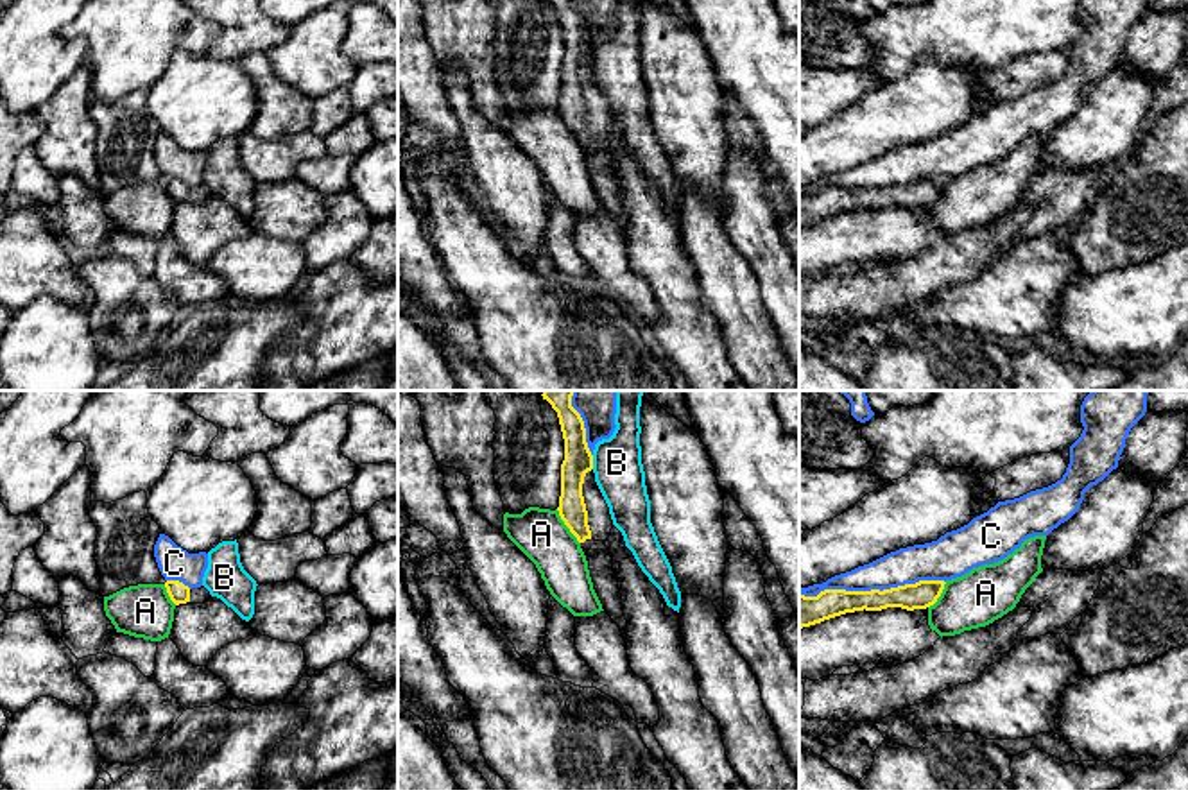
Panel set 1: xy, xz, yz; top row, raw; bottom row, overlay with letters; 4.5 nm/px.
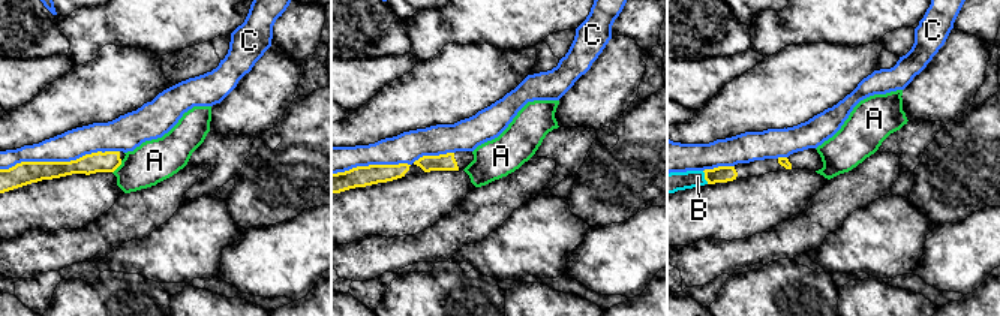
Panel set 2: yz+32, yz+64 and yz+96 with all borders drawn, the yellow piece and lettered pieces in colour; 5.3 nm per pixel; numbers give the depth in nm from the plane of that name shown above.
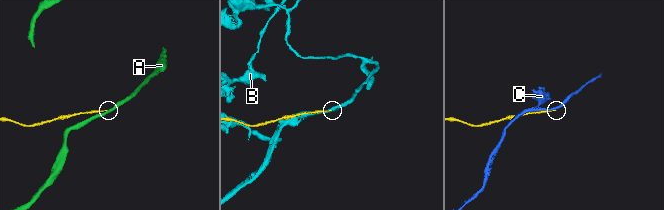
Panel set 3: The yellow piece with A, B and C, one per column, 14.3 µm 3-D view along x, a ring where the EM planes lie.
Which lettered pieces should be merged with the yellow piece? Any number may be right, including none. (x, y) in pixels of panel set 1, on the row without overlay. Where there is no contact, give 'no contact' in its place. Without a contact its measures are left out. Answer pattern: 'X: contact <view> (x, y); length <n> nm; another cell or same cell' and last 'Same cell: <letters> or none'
A: contact xz (567, 124); length 190 nm; another cell
B: contact xz (592, 61); length 60 nm; another cell
C: contact yz (871, 188); length 650 nm; another cell
Same cell: none

